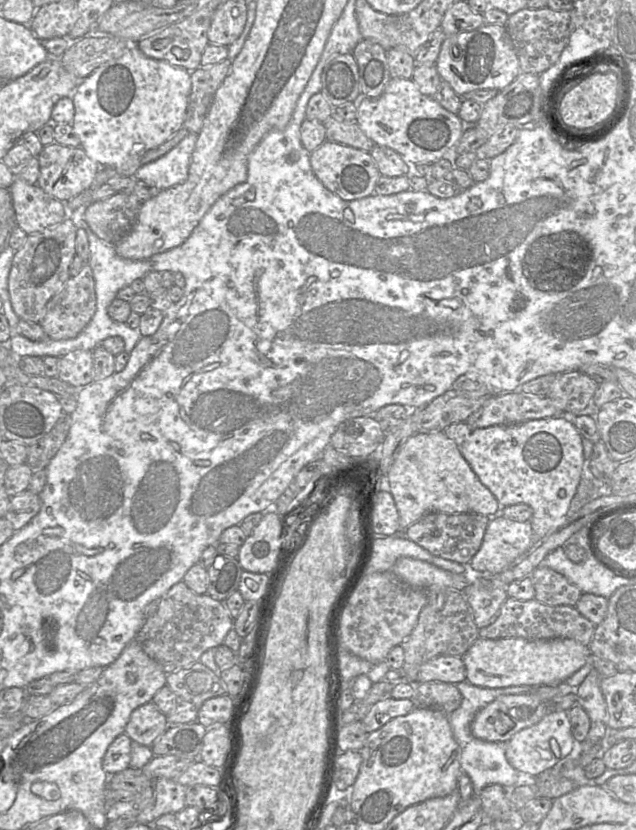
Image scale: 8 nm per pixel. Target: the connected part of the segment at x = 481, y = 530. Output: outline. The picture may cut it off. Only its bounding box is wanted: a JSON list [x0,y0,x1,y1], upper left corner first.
[405,513,490,564]

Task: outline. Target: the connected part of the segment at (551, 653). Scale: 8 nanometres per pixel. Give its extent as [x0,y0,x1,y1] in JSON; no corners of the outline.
[462,637,591,688]

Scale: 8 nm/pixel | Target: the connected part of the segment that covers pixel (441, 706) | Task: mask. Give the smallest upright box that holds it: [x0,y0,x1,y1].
[411,681,462,714]

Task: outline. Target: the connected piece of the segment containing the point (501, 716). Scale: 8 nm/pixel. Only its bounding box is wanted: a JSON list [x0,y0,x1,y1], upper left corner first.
[471,694,549,742]

